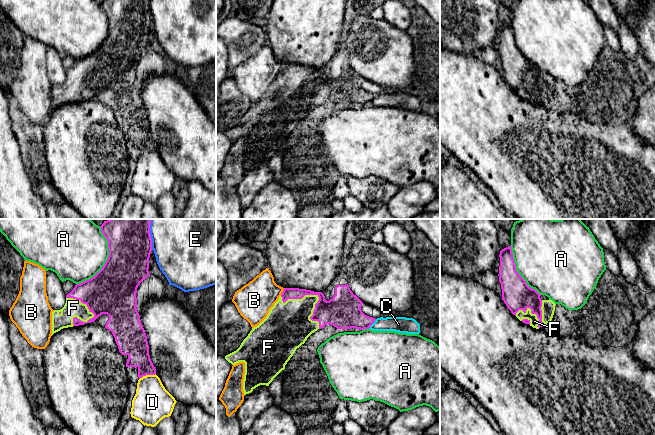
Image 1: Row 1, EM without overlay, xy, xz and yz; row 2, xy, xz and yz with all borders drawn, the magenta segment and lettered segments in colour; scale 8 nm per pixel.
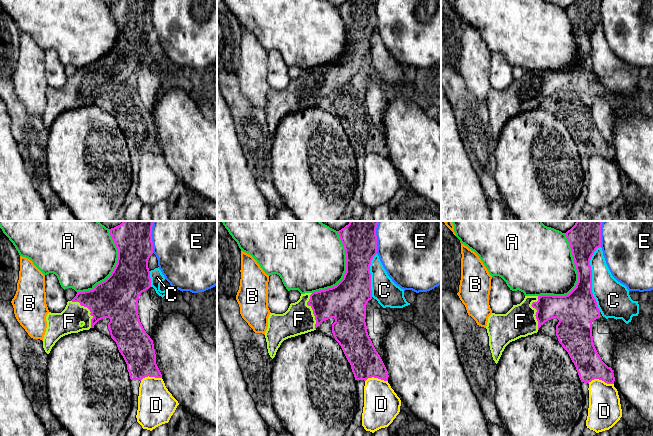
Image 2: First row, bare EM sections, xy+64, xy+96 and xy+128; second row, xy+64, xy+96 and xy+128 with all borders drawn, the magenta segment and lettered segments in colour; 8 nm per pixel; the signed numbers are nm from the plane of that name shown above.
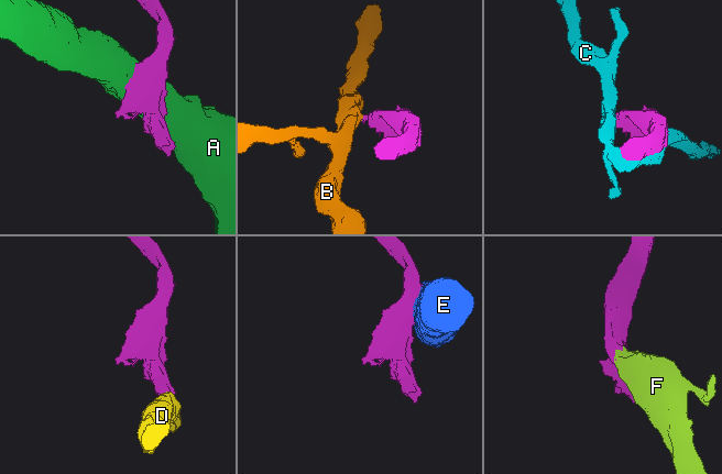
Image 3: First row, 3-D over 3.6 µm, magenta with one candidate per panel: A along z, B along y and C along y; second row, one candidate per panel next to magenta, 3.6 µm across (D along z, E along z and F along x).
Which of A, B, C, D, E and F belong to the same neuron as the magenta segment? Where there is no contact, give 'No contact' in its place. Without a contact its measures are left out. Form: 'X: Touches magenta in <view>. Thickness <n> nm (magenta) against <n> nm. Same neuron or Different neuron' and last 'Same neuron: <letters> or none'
A: Touches magenta in xy. Thickness 380 nm (magenta) against 480 nm. Different neuron
B: Touches magenta in xz. Thickness 100 nm (magenta) against 300 nm. Different neuron
C: Touches magenta in xz. Thickness 280 nm (magenta) against 130 nm. Different neuron
D: Touches magenta in xy. Thickness 190 nm (magenta) against 300 nm. Different neuron
E: Touches magenta in xy. Thickness 360 nm (magenta) against 480 nm. Different neuron
F: Touches magenta in xz. Thickness 280 nm (magenta) against 260 nm. Same neuron
Same neuron: F

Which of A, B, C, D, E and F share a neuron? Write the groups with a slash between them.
A / B / C / D / E / F

